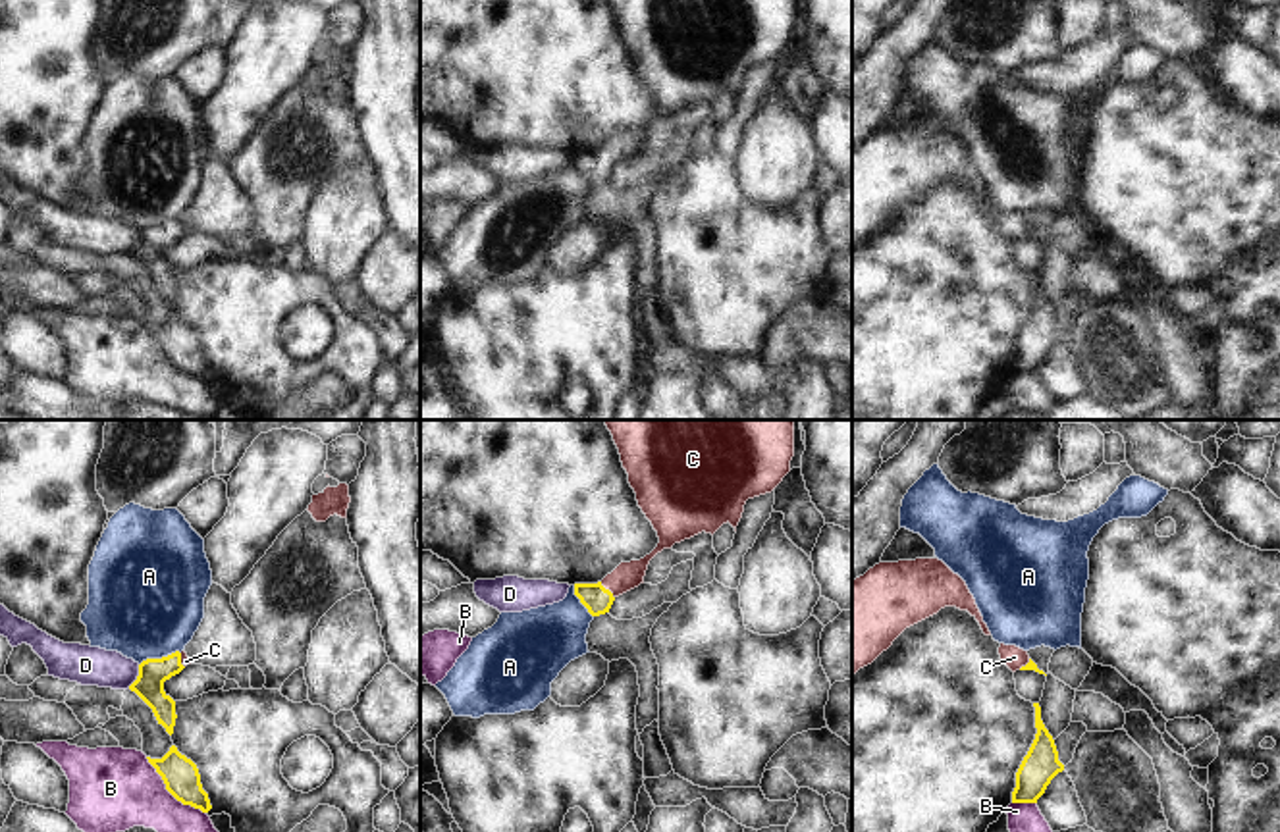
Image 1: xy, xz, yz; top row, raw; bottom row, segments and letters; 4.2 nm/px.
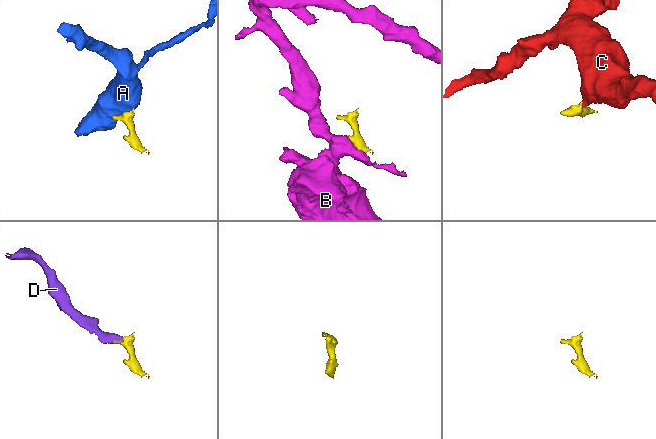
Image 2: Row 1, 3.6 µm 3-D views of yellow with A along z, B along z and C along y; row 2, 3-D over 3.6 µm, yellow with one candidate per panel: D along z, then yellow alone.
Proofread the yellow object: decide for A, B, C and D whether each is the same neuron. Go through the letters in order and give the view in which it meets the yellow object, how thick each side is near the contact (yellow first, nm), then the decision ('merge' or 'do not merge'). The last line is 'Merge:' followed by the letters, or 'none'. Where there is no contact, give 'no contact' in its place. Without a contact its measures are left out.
A: xy | 120/480 nm | do not merge
B: xy | 150/360 nm | do not merge
C: xz | 120/120 nm | merge
D: xy | 120/160 nm | do not merge
Merge: C

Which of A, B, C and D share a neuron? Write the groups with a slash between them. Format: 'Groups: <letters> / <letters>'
Groups: A / B / C / D.

